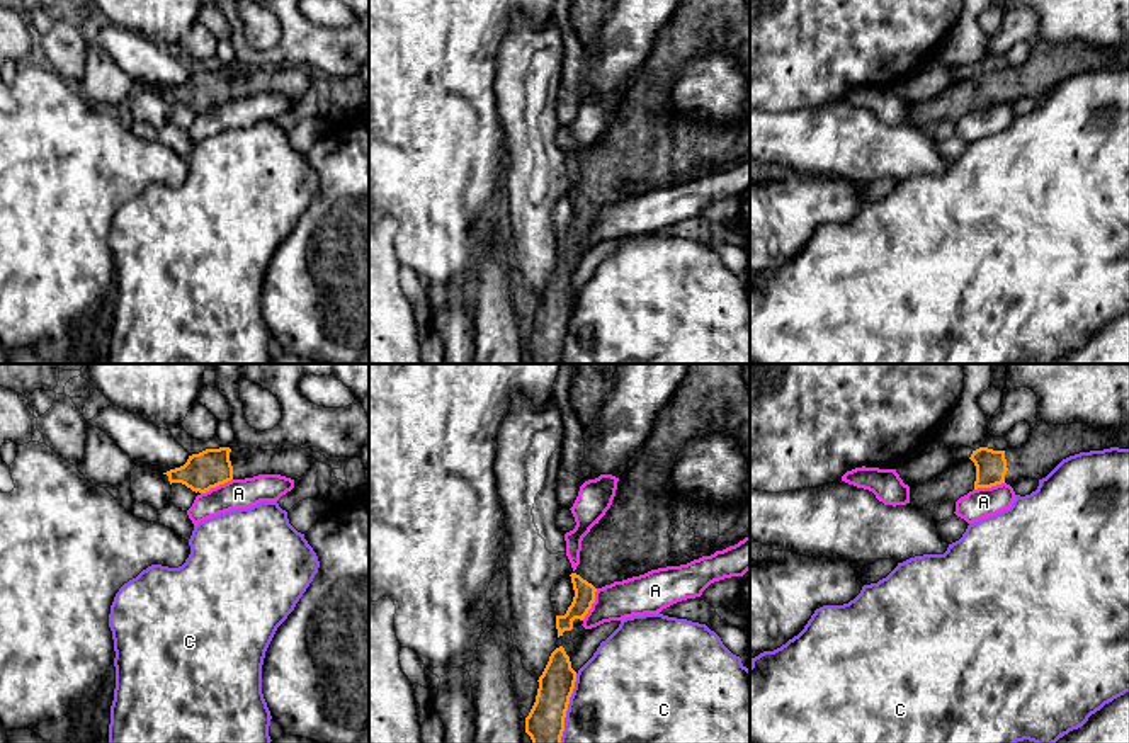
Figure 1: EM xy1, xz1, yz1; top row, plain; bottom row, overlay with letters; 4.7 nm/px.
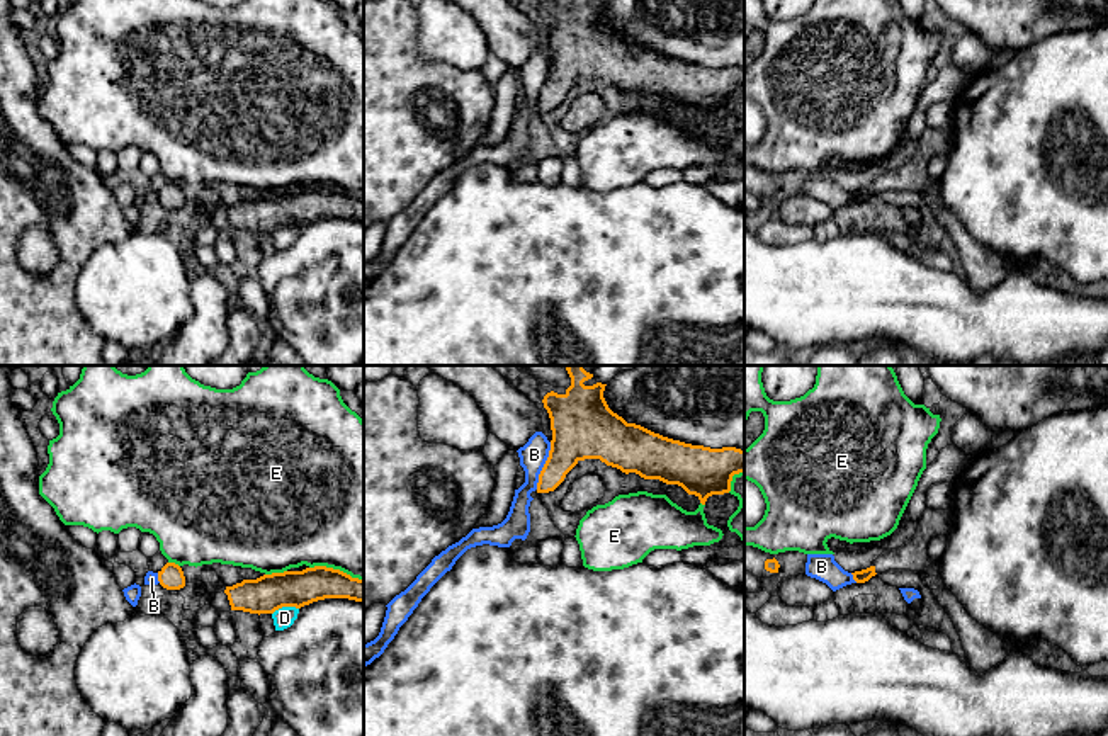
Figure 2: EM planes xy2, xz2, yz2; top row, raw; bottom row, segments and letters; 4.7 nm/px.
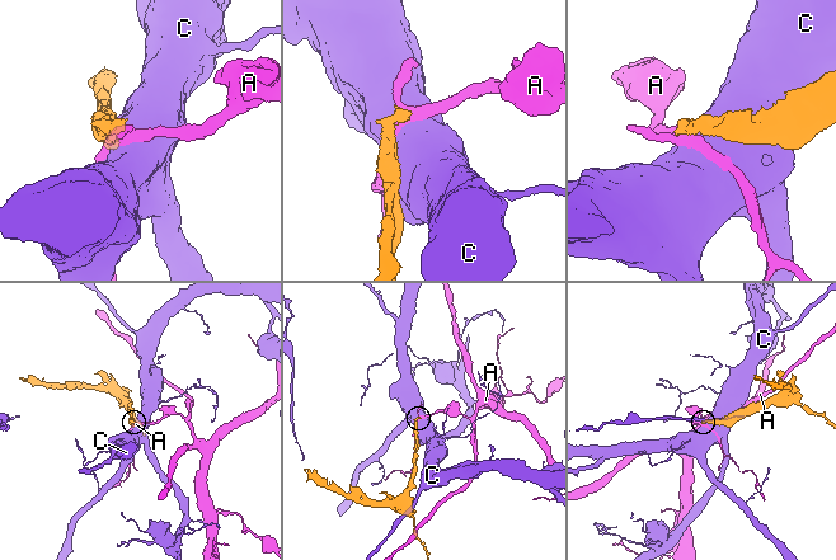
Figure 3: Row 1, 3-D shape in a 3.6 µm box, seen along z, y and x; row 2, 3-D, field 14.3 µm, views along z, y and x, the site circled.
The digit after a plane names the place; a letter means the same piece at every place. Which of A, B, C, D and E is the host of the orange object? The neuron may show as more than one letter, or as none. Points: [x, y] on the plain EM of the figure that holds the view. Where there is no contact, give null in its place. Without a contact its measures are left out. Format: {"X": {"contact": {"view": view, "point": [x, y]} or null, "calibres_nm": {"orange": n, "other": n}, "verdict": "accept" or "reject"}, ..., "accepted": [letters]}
{"A": {"contact": {"view": "xy1", "point": [216, 104]}, "calibres_nm": {"orange": 180, "other": 140}, "verdict": "reject"}, "B": {"contact": {"view": "xz2", "point": [544, 85]}, "calibres_nm": {"orange": 280, "other": 130}, "verdict": "reject"}, "C": {"contact": {"view": "xz1", "point": [567, 328]}, "calibres_nm": {"orange": 180, "other": 500}, "verdict": "reject"}, "D": {"contact": {"view": "xy2", "point": [284, 225]}, "calibres_nm": {"orange": 180, "other": 100}, "verdict": "reject"}, "E": {"contact": {"view": "xy2", "point": [337, 189]}, "calibres_nm": {"orange": 180, "other": 500}, "verdict": "reject"}, "accepted": []}

